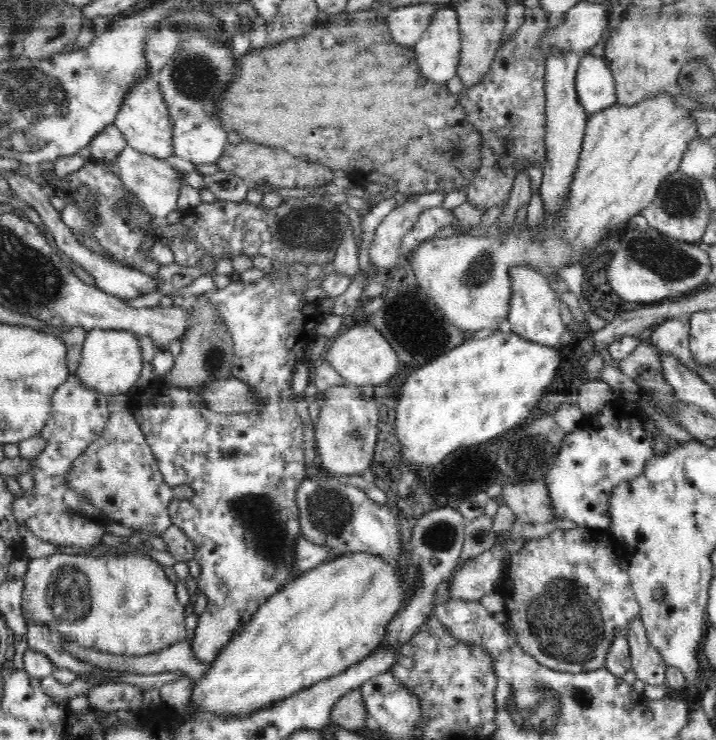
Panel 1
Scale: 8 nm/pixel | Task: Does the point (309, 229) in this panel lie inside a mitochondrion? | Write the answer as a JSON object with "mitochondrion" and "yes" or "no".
{"mitochondrion":"yes"}

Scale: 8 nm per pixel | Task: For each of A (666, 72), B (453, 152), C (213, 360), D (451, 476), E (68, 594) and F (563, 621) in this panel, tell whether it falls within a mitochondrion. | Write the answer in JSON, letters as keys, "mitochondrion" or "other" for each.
{"A":"other","B":"mitochondrion","C":"mitochondrion","D":"other","E":"mitochondrion","F":"mitochondrion"}

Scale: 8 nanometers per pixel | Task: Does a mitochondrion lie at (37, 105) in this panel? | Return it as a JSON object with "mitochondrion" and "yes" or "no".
{"mitochondrion":"yes"}

